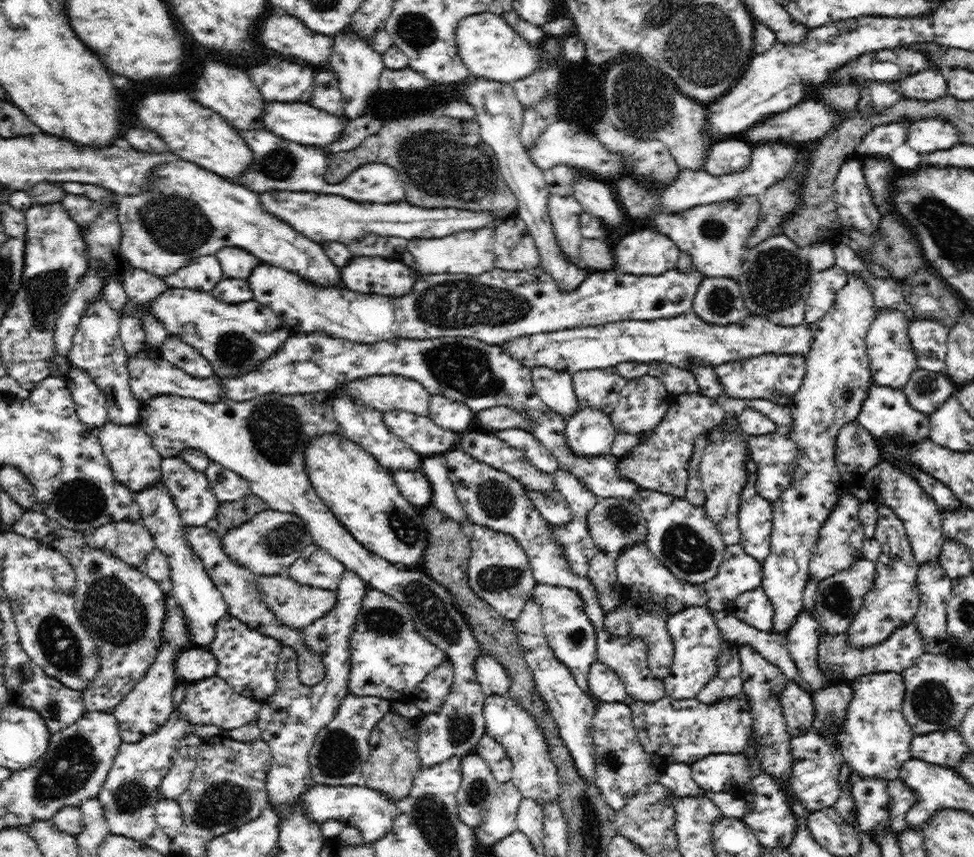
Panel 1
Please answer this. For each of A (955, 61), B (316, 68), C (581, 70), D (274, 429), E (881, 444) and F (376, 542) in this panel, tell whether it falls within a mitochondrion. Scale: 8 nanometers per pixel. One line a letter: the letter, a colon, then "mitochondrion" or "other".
A: other
B: other
C: other
D: mitochondrion
E: other
F: other

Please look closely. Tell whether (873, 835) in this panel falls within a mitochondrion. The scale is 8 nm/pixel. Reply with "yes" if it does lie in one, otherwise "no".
no

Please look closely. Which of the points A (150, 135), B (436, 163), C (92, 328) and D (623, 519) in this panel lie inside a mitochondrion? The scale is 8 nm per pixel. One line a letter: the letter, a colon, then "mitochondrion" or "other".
A: other
B: mitochondrion
C: other
D: mitochondrion

